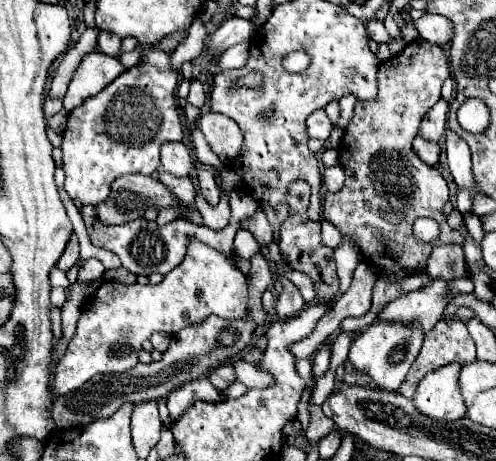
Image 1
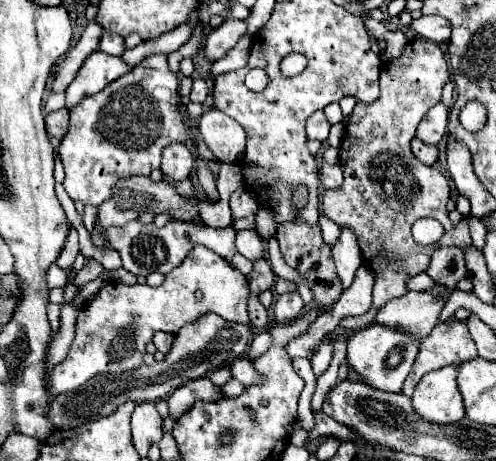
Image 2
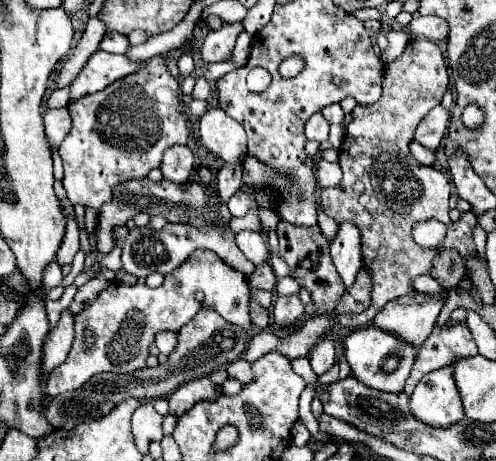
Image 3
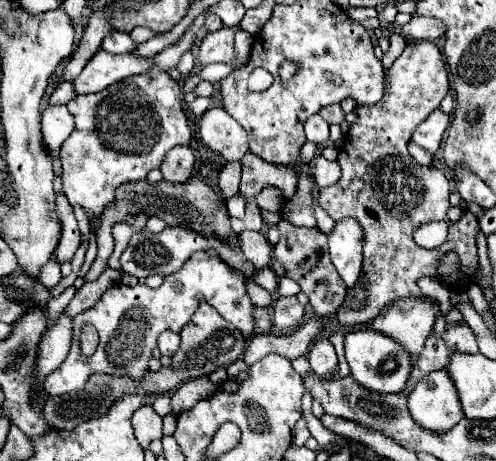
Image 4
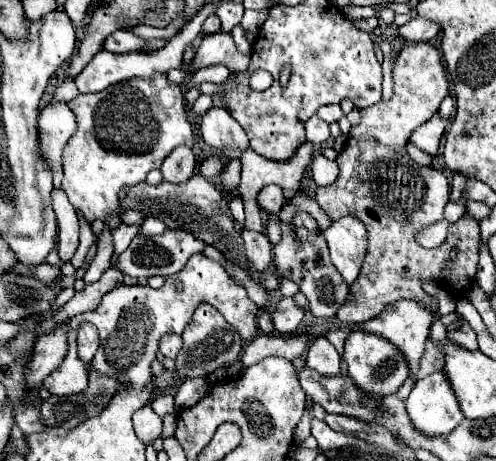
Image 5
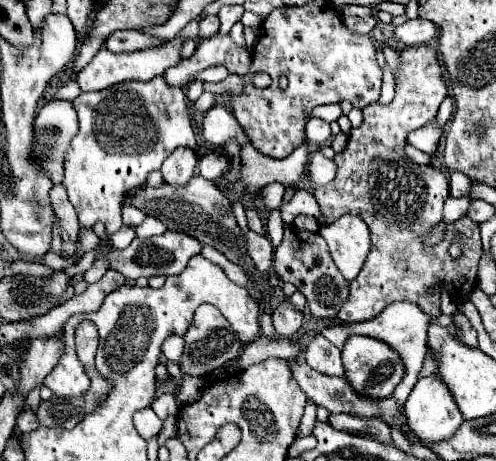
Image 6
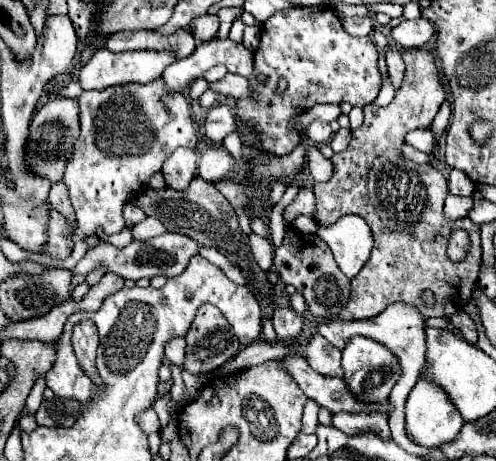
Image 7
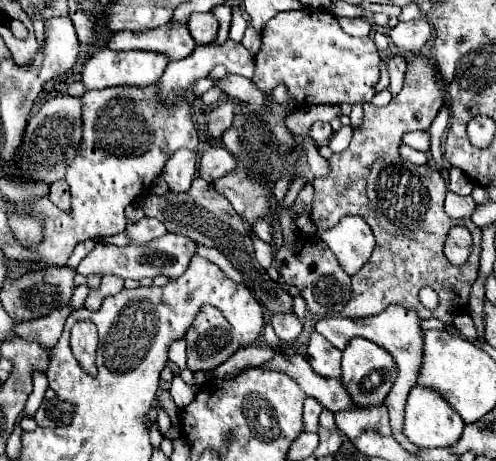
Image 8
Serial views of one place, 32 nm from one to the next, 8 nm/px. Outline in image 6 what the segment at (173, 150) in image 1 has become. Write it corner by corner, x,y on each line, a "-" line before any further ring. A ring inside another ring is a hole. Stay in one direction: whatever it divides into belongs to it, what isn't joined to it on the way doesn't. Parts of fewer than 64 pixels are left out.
176,148
162,164
162,176
170,186
186,186
196,170
196,152
190,148

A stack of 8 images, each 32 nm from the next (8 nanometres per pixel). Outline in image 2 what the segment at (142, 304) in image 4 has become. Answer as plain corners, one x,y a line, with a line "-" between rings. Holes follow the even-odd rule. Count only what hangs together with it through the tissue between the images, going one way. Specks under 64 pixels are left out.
194,248
188,254
188,260
180,264
180,268
174,268
170,274
166,274
164,284
158,288
152,288
148,284
134,284
134,286
124,286
110,282
102,288
102,292
96,294
96,298
90,302
90,306
82,308
76,320
76,336
72,342
72,348
66,356
64,362
60,362
48,378
48,392
52,396
58,396
60,392
76,390
88,378
96,376
98,372
130,372
132,368
138,368
144,364
144,354
146,354
146,344
152,342
154,332
164,330
164,332
178,332
184,324
190,320
196,320
196,316
206,314
206,312
216,312
228,322
238,322
238,324
250,324
248,318
248,280
239,270
236,270
221,256
208,250
208,248

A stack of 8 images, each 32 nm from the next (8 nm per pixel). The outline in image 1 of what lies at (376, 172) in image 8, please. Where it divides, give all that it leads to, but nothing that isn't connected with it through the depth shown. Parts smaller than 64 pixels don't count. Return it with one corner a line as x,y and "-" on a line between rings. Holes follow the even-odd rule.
418,38
418,40
420,42
406,44
406,48
396,58
390,58
390,60
380,64
376,100
370,100
370,102
358,100
356,102
354,116
352,116
352,120
344,132
344,138
342,138
342,144
338,150
340,152
340,164
342,164
344,174
346,174
344,188
338,192
326,192
326,196
324,196
324,212
322,212
324,218
330,220
332,224
336,224
336,228
340,228
342,234
348,232
348,236
356,238
356,244
360,246
364,260
368,260
378,272
372,308
368,310
368,314
364,314
360,318
346,318
340,324
346,332
358,332
358,330
364,330
370,324
374,324
380,308
384,308
390,300
396,300
398,296
404,294
402,284
400,284
402,278
412,276
412,274
420,272
422,268
426,268
430,252
432,252
432,244
422,244
422,242
412,238
412,224
416,218
428,216
440,224
440,238
436,240
438,244
460,244
462,246
466,240
466,228
462,228
462,230
450,228
446,214
442,212
444,204
448,202
448,182
434,166
424,164
412,152
412,140
418,134
420,120
440,100
440,88
442,88
446,76
450,76
450,72
446,68
448,62
446,62
442,48
436,44
430,44
422,38
-
386,212
400,214
402,222
400,224
388,224
382,218
382,214
386,214

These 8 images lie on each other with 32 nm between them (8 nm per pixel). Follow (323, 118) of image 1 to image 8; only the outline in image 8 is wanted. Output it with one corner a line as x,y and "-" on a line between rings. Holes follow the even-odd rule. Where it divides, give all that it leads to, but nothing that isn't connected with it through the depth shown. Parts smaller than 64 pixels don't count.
316,122
316,124
312,124
312,140
314,142
324,142
324,140
328,140
332,136
332,128
330,128
330,124
326,124
326,122

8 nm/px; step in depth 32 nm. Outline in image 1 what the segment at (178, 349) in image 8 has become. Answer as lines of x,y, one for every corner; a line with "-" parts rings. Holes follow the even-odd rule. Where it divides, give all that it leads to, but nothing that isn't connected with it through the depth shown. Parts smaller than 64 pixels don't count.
154,332
152,338
150,338
150,342
152,342
154,350
158,350
158,352
166,352
168,346
170,346
170,336
168,336
166,332

